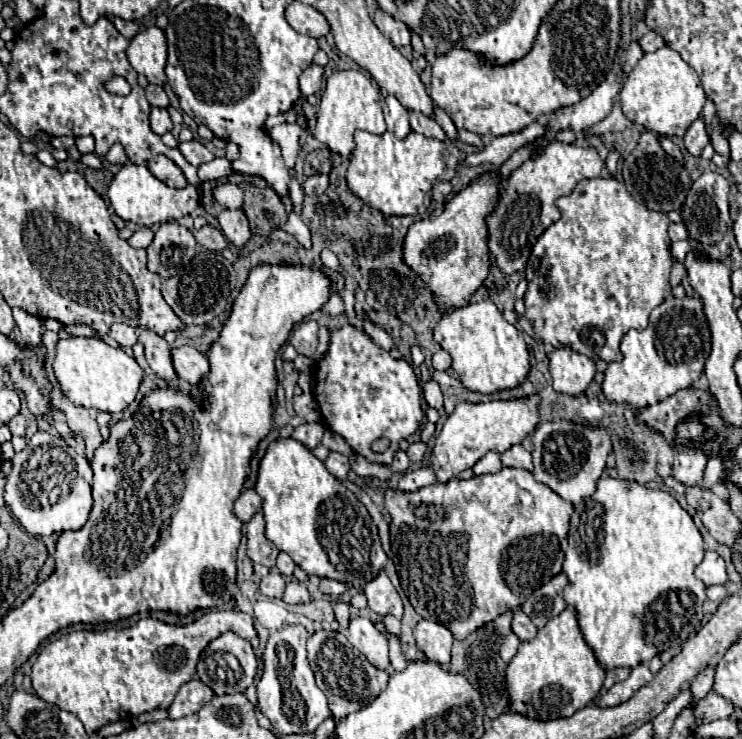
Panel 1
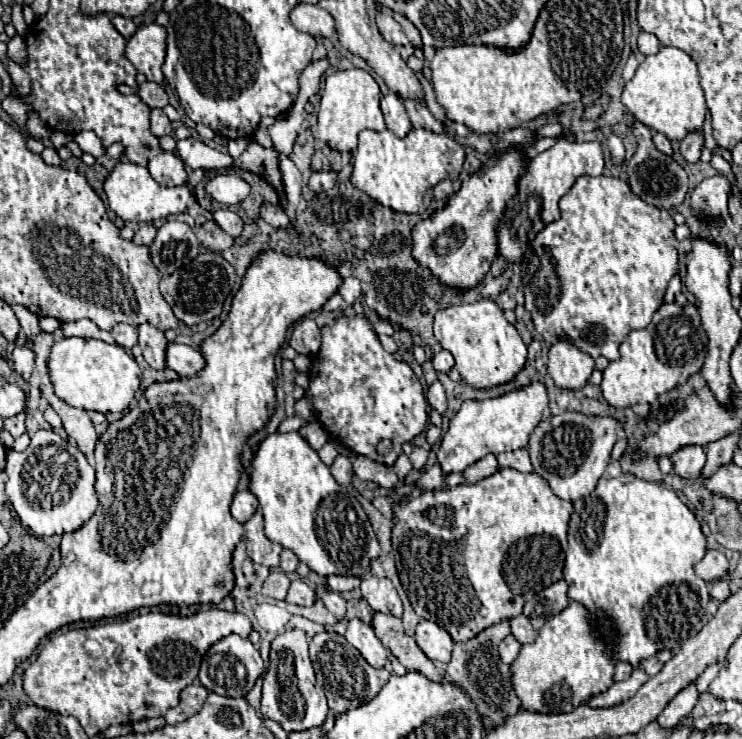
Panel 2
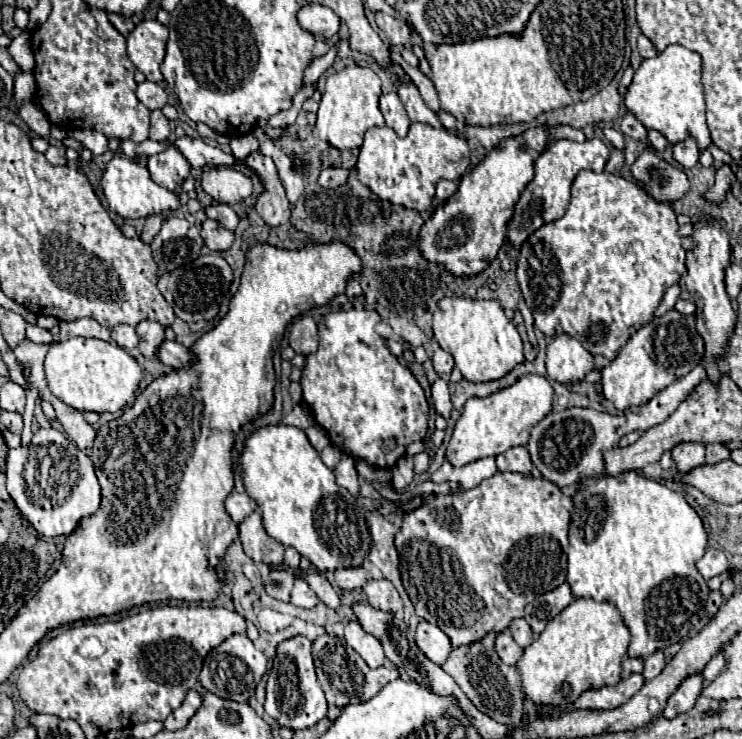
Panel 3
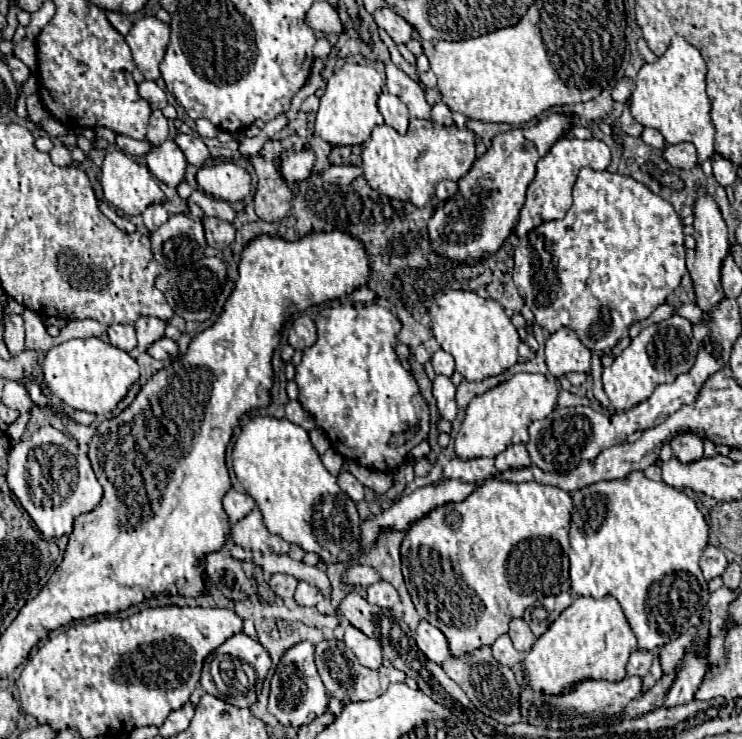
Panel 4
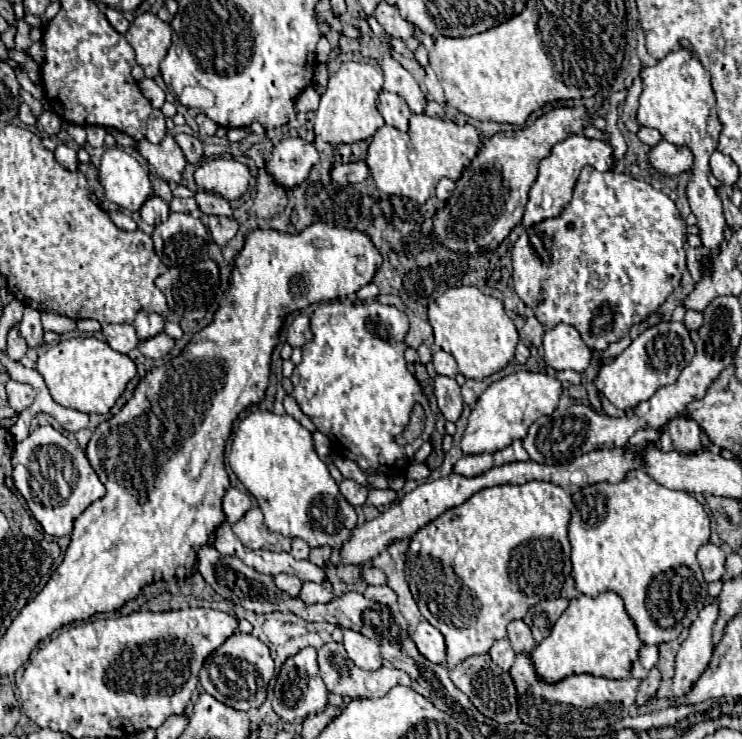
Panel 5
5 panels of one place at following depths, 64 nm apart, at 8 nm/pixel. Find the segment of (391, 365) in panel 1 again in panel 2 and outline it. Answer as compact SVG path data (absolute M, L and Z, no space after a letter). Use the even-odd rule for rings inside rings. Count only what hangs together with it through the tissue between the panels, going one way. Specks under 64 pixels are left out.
M354 314L354 316L338 316L334 318L332 324L322 326L322 346L318 356L314 356L312 366L310 366L310 384L306 388L306 398L314 404L314 410L318 412L320 424L326 428L326 432L342 442L350 452L366 456L374 462L392 466L396 458L402 454L402 444L412 442L414 436L422 434L426 430L428 422L428 402L422 390L420 380L412 372L412 368L404 362L398 362L392 354L388 354L376 332L372 330L370 320L364 314ZM390 438L392 440L392 450L382 456L376 452L376 446L380 440Z

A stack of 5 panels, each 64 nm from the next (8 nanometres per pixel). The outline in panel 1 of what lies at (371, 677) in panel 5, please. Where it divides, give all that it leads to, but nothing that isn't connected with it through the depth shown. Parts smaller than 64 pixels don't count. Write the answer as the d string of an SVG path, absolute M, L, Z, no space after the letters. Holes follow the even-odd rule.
M318 630L308 640L308 658L316 674L318 688L326 694L334 718L344 718L350 712L356 712L368 706L388 684L388 674L374 668L340 632Z

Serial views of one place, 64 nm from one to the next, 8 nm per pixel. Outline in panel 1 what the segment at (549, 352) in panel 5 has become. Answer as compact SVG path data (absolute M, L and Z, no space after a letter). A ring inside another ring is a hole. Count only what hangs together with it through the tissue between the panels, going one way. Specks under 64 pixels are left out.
M568 346L550 352L550 376L556 392L578 396L592 382L596 372L594 360L574 352Z

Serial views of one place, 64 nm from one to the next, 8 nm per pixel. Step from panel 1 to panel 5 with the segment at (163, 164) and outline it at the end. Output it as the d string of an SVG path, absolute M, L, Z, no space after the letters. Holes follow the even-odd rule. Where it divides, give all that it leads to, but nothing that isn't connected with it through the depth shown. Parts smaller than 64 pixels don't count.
M166 134L160 144L152 144L146 138L136 140L136 150L148 160L152 170L160 174L166 182L176 182L176 184L180 182L186 158L172 134Z

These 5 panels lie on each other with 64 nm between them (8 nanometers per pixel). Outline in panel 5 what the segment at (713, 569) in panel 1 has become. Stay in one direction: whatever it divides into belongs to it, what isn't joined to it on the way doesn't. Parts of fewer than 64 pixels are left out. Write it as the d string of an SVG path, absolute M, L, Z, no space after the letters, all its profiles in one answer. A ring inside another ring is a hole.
M704 544L698 550L698 562L700 562L700 568L704 572L706 582L718 582L718 580L722 580L722 576L726 572L724 560L726 560L726 552L720 546Z

